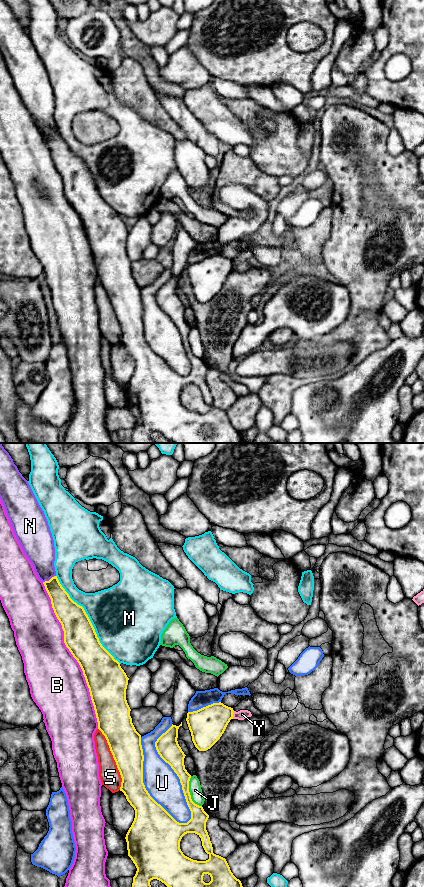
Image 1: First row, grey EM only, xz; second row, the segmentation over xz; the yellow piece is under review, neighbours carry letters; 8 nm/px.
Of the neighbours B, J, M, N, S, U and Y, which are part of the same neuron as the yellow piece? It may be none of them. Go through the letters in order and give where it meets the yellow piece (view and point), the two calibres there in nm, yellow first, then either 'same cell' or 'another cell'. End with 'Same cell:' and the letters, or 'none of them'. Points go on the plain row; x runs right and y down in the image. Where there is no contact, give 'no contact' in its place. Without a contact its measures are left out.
B: meets yellow in xz at (72, 206); 280 nm thick on the yellow side, 440 nm on the other; another cell
J: meets yellow in xz at (189, 345); 140 nm thick on the yellow side, 100 nm on the other; another cell
M: meets yellow in xz at (89, 171); 260 nm thick on the yellow side, 460 nm on the other; another cell
N: meets yellow in xz at (50, 131); 170 nm thick on the yellow side, 240 nm on the other; another cell
S: meets yellow in xz at (114, 311); 260 nm thick on the yellow side, 170 nm on the other; another cell
U: meets yellow in xz at (176, 325); 180 nm thick on the yellow side, 280 nm on the other; another cell
Y: meets yellow in xz at (232, 266); 280 nm thick on the yellow side, 80 nm on the other; another cell
Same cell: none of them

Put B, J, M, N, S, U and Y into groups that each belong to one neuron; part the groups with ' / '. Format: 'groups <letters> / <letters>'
groups B / J / M Y / N / S / U

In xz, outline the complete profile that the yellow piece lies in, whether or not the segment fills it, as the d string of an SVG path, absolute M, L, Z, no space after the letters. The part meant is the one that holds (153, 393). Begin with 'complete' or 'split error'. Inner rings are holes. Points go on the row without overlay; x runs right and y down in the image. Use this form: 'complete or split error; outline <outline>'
complete; outline M57 128L52 129L49 133L43 134L43 136L51 151L54 165L62 177L62 181L64 183L64 195L73 209L77 212L83 223L83 227L89 240L91 252L94 258L98 274L98 281L102 284L107 292L110 303L122 330L120 343L124 345L127 353L135 362L134 373L125 389L127 394L128 408L131 410L137 420L136 426L133 429L132 443L155 443L150 437L150 433L153 431L161 433L174 443L244 443L241 433L233 427L226 411L213 405L212 395L206 382L206 374L209 367L204 363L202 358L195 356L191 351L189 344L189 333L191 327L185 321L184 310L186 307L182 303L177 293L178 281L180 278L182 278L182 274L179 278L172 276L172 278L157 291L155 294L155 299L160 309L171 318L180 331L187 357L191 363L191 371L187 375L177 374L150 348L145 340L143 335L144 307L141 297L141 287L136 283L132 275L132 270L130 268L131 261L126 252L126 241L129 230L121 220L120 215L115 212L114 209L102 198L84 160L70 150L69 146L60 136ZM187 385L195 385L201 390L202 398L205 404L209 407L208 412L197 413L183 406L180 401L180 393Z

